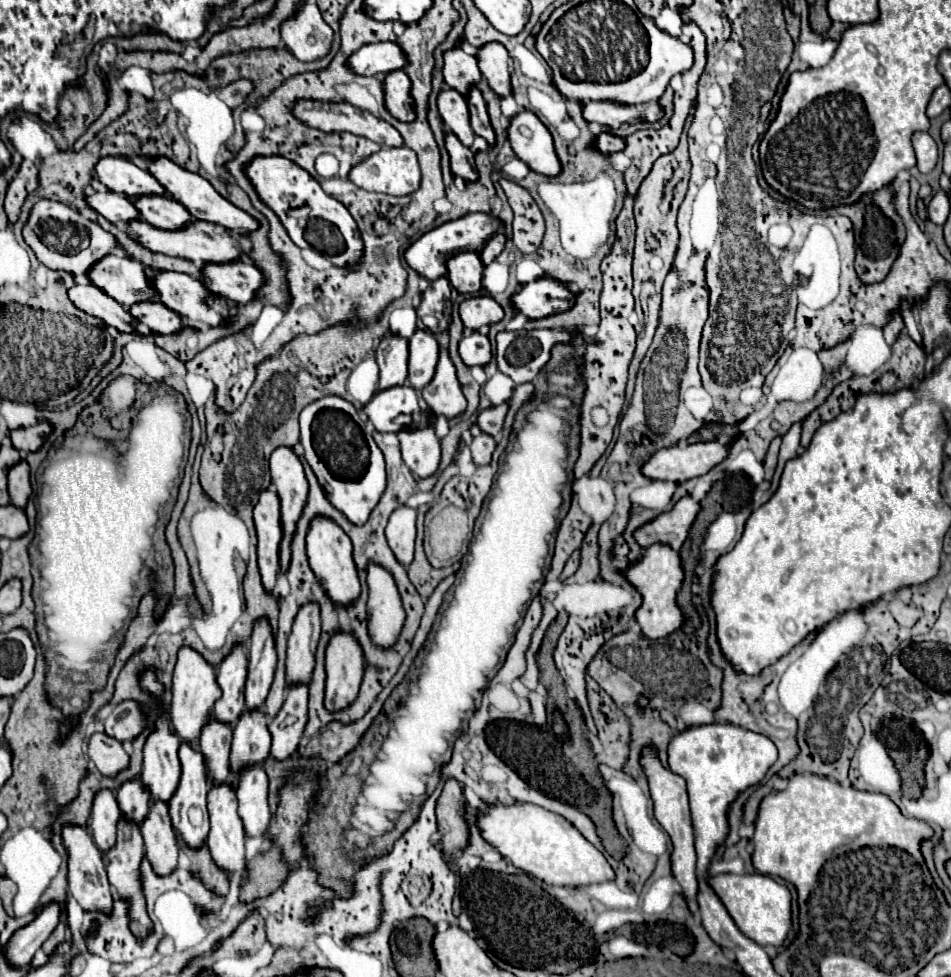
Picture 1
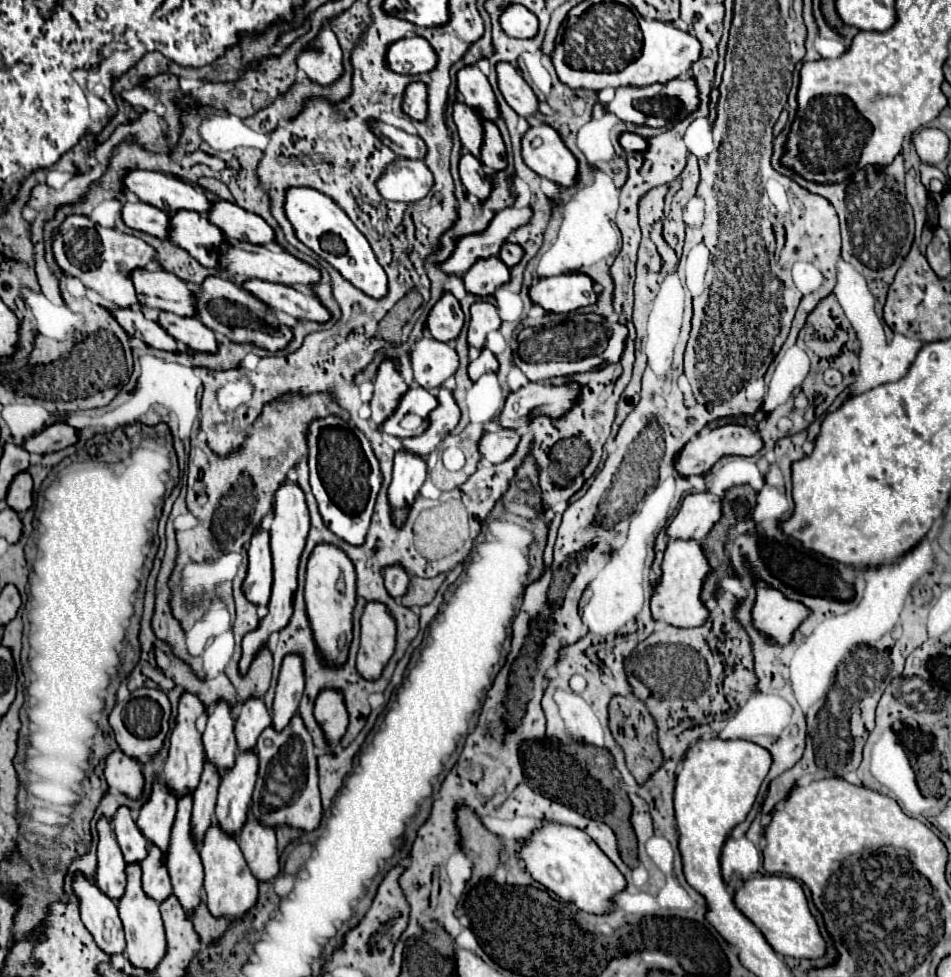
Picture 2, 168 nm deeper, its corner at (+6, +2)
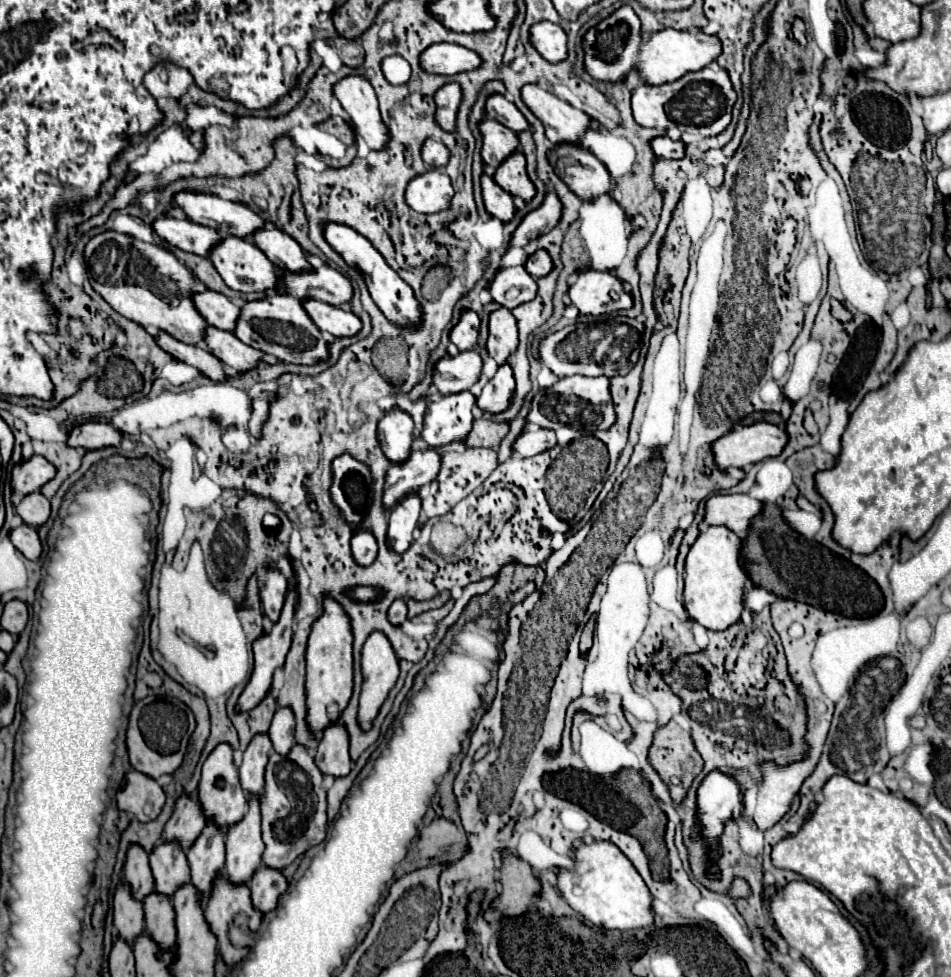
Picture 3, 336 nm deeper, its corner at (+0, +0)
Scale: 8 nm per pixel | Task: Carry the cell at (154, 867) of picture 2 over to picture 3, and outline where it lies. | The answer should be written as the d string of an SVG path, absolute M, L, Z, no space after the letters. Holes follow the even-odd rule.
M150 892L144 898L144 920L146 932L160 944L160 948L170 948L176 942L176 912L172 912L172 900L160 896L160 892Z

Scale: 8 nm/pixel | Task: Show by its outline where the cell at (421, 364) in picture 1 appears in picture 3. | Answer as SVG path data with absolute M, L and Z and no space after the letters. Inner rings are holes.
M464 350L456 356L444 356L432 366L432 384L444 396L464 392L478 380L480 368L482 360L474 350Z

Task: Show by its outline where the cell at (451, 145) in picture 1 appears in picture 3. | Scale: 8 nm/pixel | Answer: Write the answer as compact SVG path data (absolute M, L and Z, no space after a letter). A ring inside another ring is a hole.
M482 174L480 178L480 184L482 184L482 200L484 200L484 206L488 210L488 214L496 216L498 220L502 222L508 222L512 220L514 216L514 202L512 202L512 196L508 196L490 176Z

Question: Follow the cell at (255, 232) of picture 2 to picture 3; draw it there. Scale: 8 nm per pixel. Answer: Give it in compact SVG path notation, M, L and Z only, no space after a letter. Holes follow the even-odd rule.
M274 226L260 228L260 232L252 236L252 244L256 244L278 268L286 268L290 272L310 268L310 264L304 260L304 250L298 246L298 242Z

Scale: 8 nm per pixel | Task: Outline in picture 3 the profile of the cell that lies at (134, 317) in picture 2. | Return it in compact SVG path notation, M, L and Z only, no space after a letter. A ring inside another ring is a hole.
M158 332L156 336L156 344L160 348L164 348L170 356L198 368L202 374L206 374L210 380L222 382L226 378L226 374L220 368L220 360L216 356L212 356L206 348L202 346L194 346L194 344L184 344L172 336L168 336L168 332Z

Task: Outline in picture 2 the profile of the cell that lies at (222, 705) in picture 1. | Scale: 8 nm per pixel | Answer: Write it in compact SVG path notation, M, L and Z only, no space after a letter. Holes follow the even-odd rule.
M220 702L208 710L208 724L202 734L202 746L204 760L214 764L220 776L234 766L238 744L234 738L234 720L226 702Z

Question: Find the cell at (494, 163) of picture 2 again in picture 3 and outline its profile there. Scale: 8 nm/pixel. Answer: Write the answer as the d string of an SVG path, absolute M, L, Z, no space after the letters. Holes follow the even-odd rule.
M512 152L512 156L508 156L508 160L500 164L500 168L496 168L492 178L502 190L522 200L530 200L536 194L534 184L526 176L526 160L522 152Z

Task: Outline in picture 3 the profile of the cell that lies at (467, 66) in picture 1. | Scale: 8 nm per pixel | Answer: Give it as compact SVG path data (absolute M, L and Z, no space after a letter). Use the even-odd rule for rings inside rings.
M502 94L488 96L484 108L486 108L488 118L500 120L500 124L504 124L506 128L510 128L514 132L522 132L522 130L528 128L528 122L522 116L522 112L512 102L508 102Z

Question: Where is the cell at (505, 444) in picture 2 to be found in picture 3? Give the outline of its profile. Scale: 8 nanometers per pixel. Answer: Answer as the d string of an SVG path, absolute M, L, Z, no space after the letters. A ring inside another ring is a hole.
M524 424L522 432L512 442L512 454L530 458L546 448L552 448L552 446L556 446L556 436L552 430L544 430L534 424Z

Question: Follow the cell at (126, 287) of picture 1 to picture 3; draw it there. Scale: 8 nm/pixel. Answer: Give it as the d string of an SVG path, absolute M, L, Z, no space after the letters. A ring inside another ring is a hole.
M194 290L192 302L196 304L196 310L210 326L216 326L220 330L234 330L236 318L240 314L240 306L230 302L226 296L212 292L212 290Z

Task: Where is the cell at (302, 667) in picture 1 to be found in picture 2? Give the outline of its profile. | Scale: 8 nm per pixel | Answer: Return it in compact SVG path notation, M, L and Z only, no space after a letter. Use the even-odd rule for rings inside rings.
M288 654L282 662L282 672L276 686L276 698L274 698L274 716L272 716L272 728L276 732L284 730L284 726L290 722L290 718L298 710L298 702L304 692L304 672L300 656Z

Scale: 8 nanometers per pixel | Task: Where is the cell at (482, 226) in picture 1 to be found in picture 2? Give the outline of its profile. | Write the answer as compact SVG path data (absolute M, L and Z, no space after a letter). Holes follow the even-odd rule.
M504 208L500 210L490 226L482 234L464 236L458 240L454 254L442 264L442 270L448 274L462 276L466 274L474 262L490 256L498 256L502 244L514 234L520 226L528 224L532 218L532 208Z

